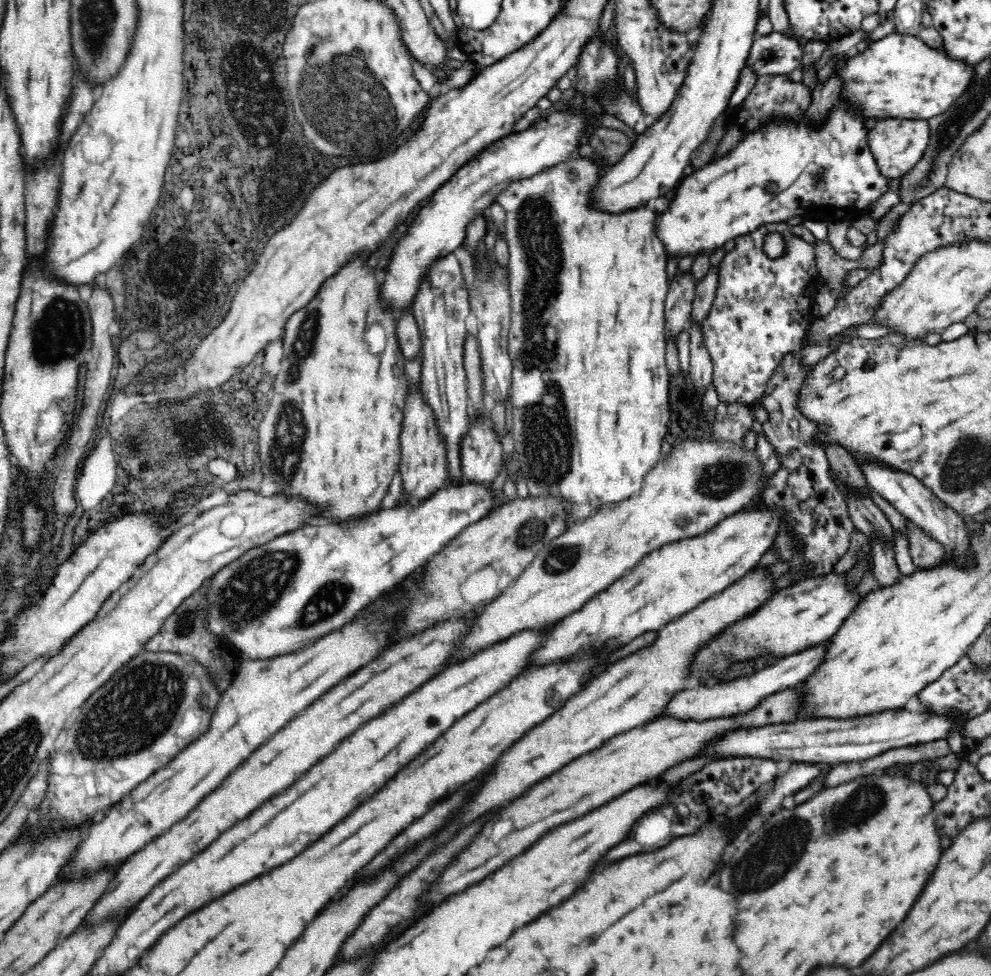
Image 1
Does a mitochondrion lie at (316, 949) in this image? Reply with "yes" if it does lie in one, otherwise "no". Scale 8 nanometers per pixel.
no

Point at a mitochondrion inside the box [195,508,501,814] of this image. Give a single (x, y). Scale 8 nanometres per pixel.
(247, 595)

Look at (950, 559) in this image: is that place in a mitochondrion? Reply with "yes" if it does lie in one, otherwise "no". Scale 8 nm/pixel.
no

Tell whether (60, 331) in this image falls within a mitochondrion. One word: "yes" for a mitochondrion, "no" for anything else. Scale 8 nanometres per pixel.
yes

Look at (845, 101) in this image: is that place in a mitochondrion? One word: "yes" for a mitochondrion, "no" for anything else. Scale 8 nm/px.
no

